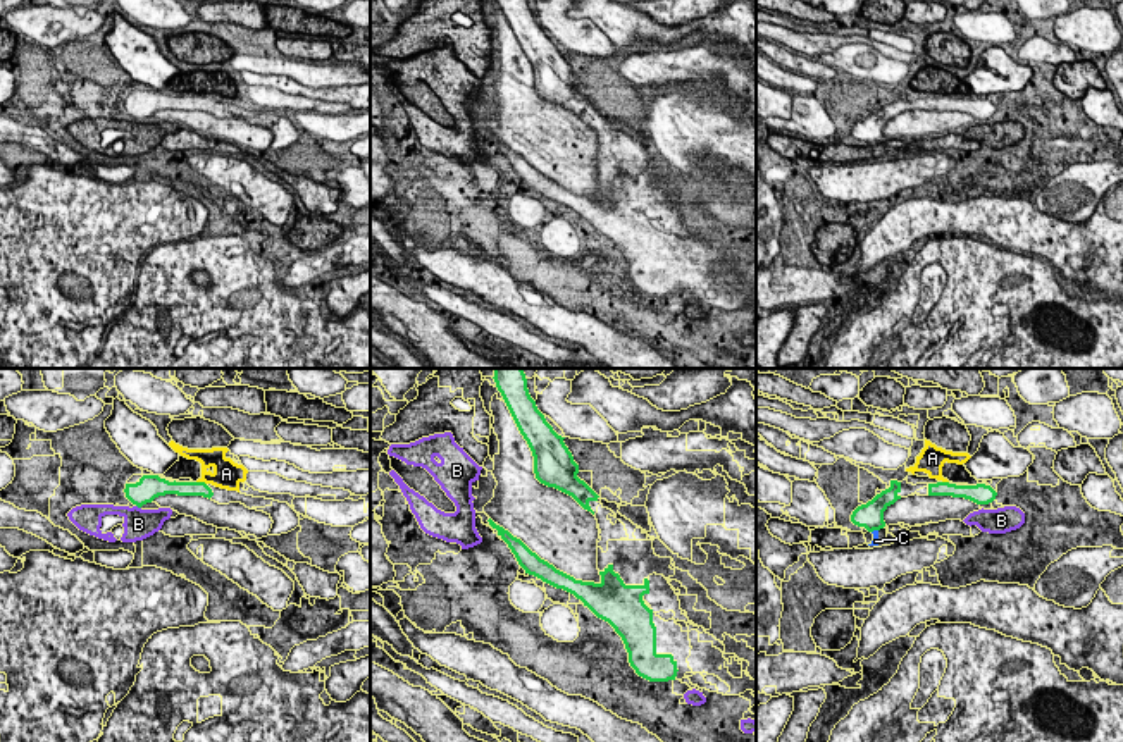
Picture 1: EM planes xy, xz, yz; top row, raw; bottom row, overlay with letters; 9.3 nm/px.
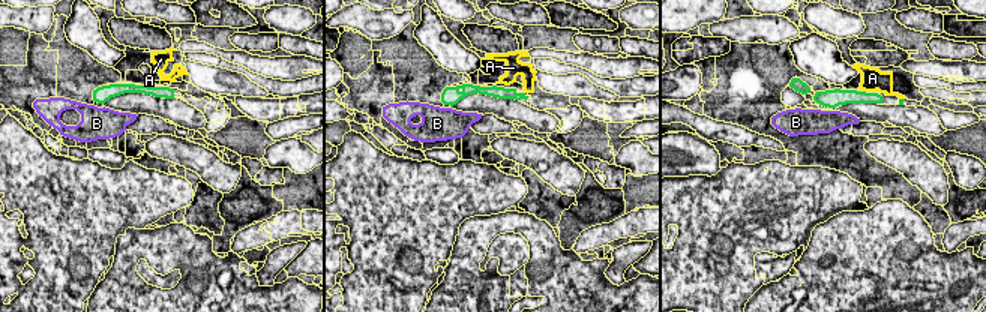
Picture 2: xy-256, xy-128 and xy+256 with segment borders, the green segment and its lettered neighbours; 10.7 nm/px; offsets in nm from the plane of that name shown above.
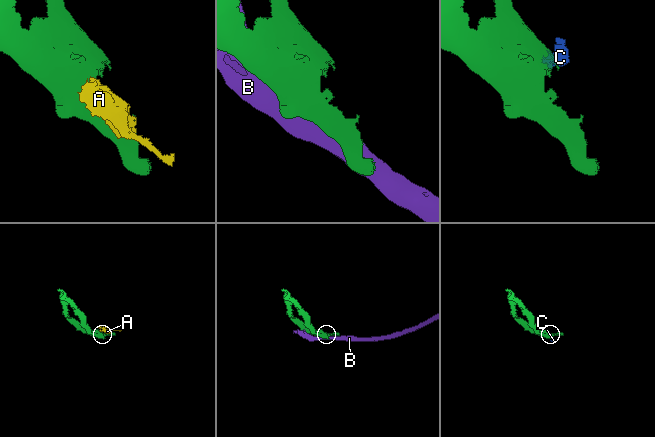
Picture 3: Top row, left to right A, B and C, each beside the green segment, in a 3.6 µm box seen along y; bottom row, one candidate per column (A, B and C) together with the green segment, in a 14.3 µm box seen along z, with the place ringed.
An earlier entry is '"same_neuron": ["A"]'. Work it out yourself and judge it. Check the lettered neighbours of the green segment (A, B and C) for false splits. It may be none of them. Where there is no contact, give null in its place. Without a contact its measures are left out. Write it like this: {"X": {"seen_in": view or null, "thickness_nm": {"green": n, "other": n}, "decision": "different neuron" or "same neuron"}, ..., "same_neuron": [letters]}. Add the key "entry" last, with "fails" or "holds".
{"A": {"seen_in": "xy", "thickness_nm": {"green": 130, "other": 260}, "decision": "different neuron"}, "B": {"seen_in": "xy", "thickness_nm": {"green": 240, "other": 280}, "decision": "different neuron"}, "C": {"seen_in": "yz", "thickness_nm": {"green": 240, "other": 70}, "decision": "different neuron"}, "same_neuron": [], "entry": "fails"}

